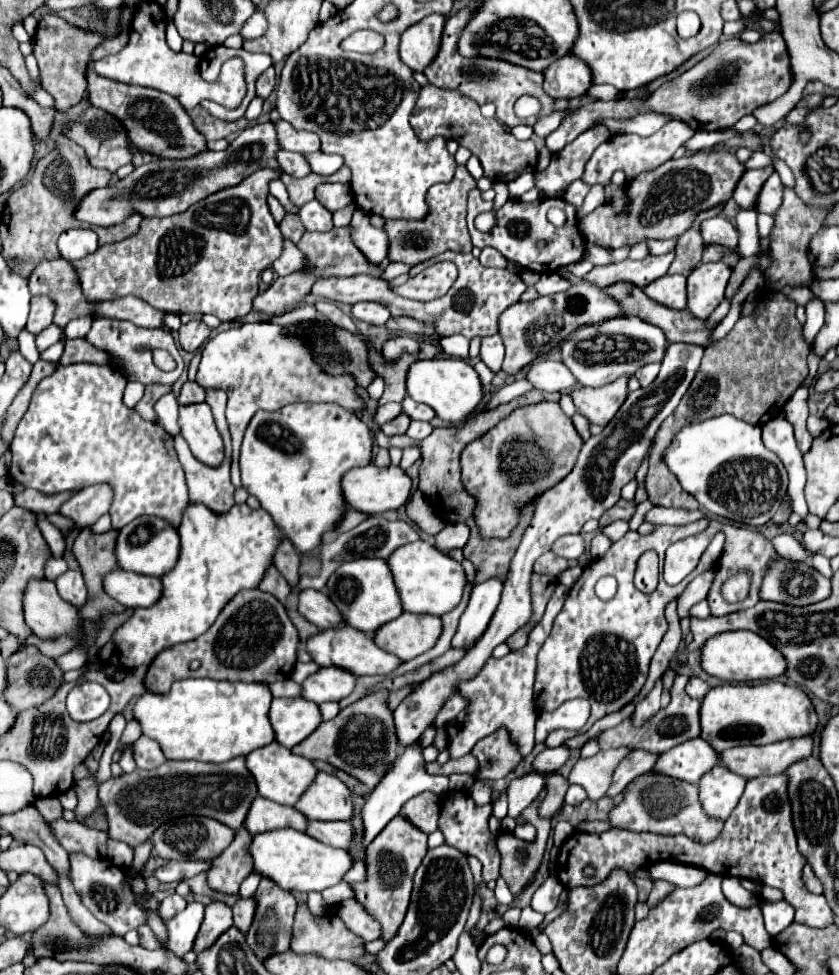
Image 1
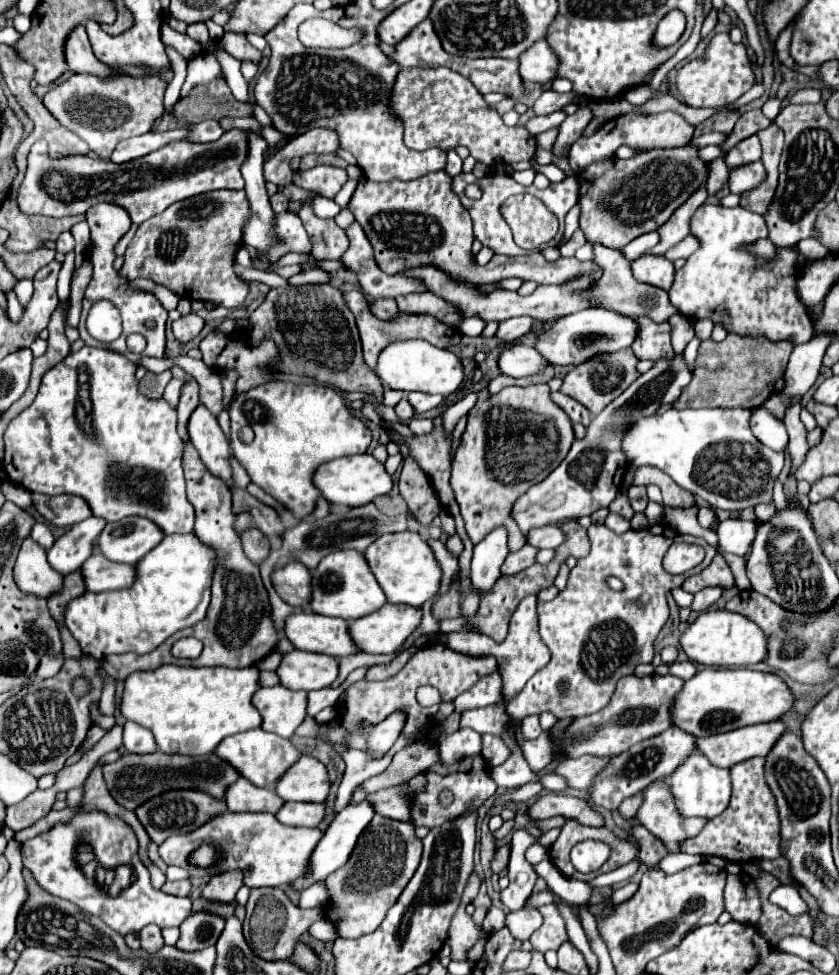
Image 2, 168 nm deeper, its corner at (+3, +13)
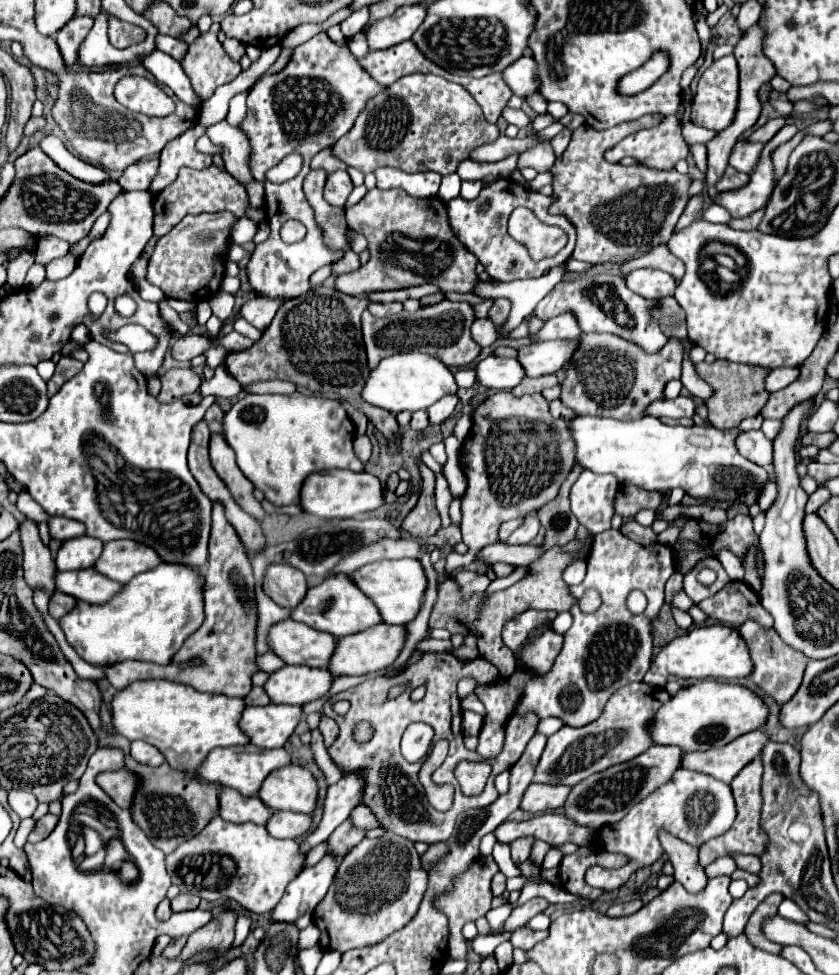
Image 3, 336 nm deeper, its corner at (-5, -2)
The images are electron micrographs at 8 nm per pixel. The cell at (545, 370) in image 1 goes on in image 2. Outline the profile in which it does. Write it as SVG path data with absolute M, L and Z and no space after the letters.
M527 334L515 341L514 345L507 345L497 365L503 375L509 377L527 377L533 373L539 373L545 365L549 365L537 351L535 351L536 334Z

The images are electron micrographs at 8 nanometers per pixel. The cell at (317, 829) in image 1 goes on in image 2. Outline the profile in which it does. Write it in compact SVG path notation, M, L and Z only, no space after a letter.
M285 803L277 811L277 819L283 825L295 825L295 827L317 827L317 823L323 821L325 807L323 803Z

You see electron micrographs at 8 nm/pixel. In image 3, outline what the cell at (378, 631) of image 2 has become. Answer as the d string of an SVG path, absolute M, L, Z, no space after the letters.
M377 624L369 630L351 634L351 636L343 636L339 638L337 650L331 658L329 670L331 674L347 674L347 676L361 676L361 674L371 674L371 672L379 672L389 668L401 654L403 646L407 642L407 628L405 626L393 626L393 624Z

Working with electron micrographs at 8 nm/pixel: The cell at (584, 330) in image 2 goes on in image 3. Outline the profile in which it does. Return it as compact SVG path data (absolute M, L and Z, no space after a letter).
M553 340L537 342L519 348L519 362L525 366L527 376L537 378L545 374L557 374L573 358L573 350L581 340Z

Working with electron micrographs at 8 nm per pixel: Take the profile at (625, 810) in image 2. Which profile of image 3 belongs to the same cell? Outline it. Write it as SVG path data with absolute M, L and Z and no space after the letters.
M679 768L679 772L673 774L671 782L663 784L645 800L635 804L623 820L619 820L617 824L603 826L599 830L597 843L601 851L623 854L629 858L629 862L615 870L609 870L603 866L591 866L585 874L585 882L589 886L603 888L603 890L615 890L623 886L637 868L653 864L663 854L663 848L657 838L657 832L661 828L689 842L691 846L701 846L707 840L725 834L733 822L735 822L735 800L731 794L731 786L727 786L725 782L719 782L709 774Z

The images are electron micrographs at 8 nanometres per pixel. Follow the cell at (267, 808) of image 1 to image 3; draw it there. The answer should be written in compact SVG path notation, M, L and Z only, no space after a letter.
M221 788L219 792L219 816L227 822L253 822L253 824L261 824L265 826L269 822L269 816L273 814L273 810L269 806L263 804L263 800L259 796L255 798L247 798L241 796L237 790L233 788Z

